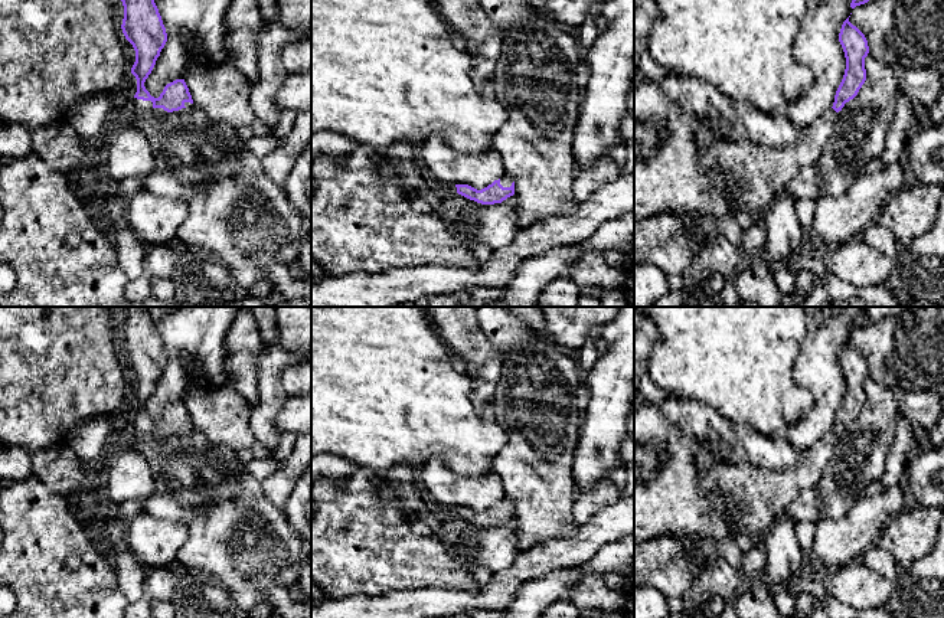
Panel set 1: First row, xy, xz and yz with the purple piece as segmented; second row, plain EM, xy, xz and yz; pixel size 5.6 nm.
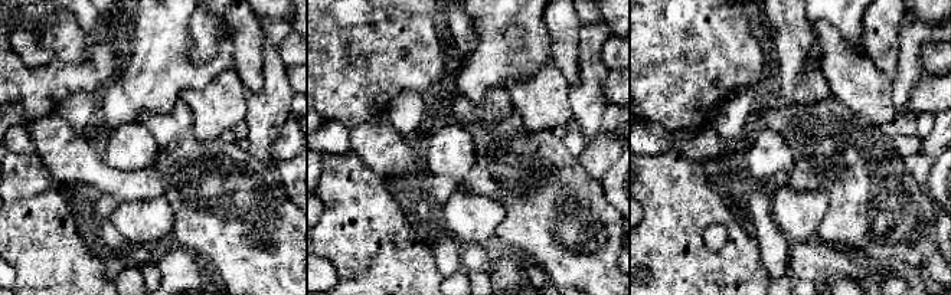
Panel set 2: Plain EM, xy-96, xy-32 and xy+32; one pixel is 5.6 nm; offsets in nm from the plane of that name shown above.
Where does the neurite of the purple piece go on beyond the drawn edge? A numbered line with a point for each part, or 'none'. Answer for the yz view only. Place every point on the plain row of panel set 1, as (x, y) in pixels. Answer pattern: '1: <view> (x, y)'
1: yz (763, 494)

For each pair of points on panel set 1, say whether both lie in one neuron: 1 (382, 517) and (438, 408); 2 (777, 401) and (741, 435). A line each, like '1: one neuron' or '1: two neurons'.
1: two neurons
2: two neurons

